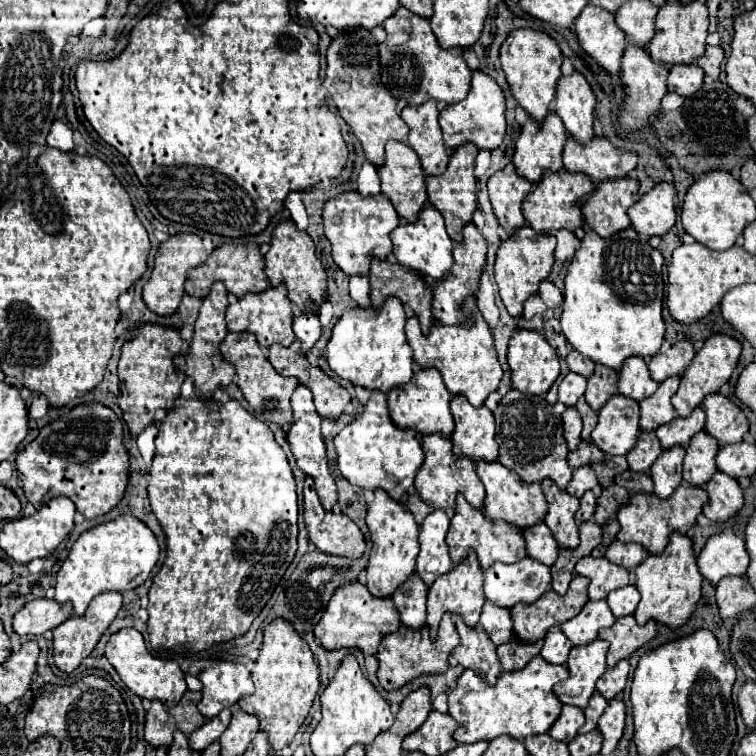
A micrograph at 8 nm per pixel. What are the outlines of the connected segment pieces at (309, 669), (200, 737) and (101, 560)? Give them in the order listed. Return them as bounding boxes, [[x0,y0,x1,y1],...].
[[239,620,319,750],[187,710,231,752],[55,516,159,616]]

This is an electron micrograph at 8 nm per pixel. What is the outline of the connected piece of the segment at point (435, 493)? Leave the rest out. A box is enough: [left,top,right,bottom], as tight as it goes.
[415,434,485,510]

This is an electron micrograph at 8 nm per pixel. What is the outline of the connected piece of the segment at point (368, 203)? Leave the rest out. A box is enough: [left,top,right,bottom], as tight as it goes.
[323,192,399,276]

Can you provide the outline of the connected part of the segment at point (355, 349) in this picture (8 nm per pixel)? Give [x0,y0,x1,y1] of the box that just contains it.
[327,300,413,392]

